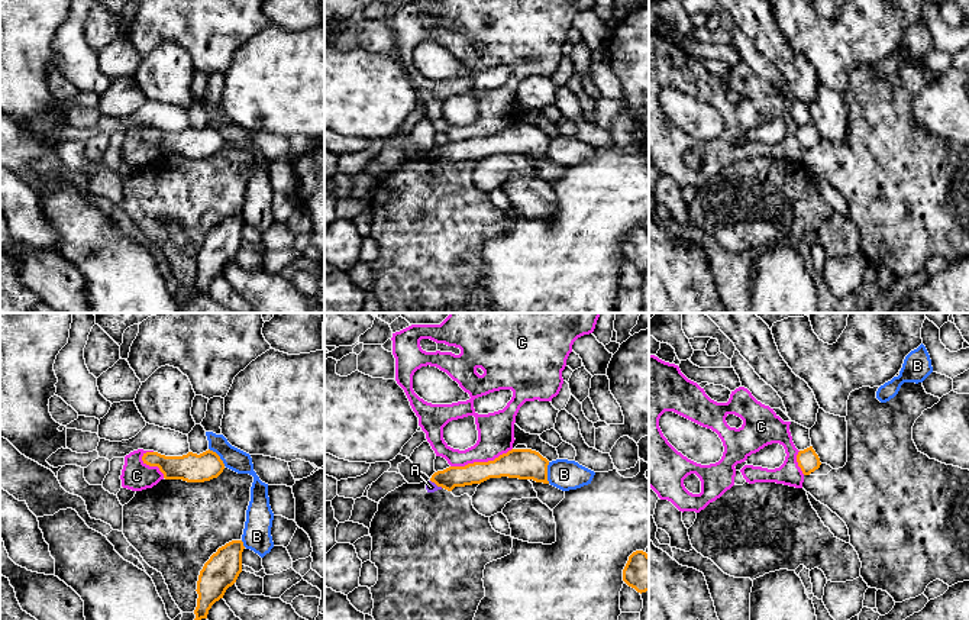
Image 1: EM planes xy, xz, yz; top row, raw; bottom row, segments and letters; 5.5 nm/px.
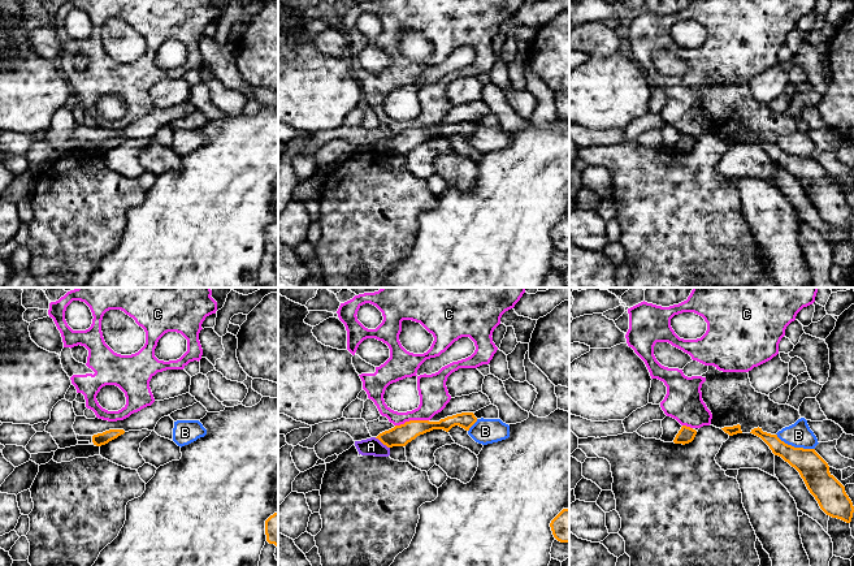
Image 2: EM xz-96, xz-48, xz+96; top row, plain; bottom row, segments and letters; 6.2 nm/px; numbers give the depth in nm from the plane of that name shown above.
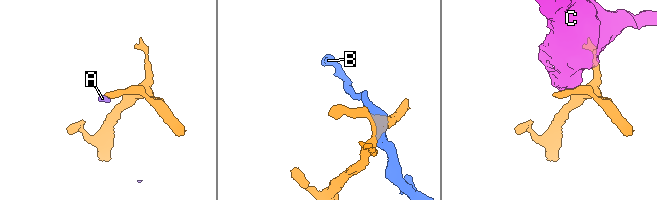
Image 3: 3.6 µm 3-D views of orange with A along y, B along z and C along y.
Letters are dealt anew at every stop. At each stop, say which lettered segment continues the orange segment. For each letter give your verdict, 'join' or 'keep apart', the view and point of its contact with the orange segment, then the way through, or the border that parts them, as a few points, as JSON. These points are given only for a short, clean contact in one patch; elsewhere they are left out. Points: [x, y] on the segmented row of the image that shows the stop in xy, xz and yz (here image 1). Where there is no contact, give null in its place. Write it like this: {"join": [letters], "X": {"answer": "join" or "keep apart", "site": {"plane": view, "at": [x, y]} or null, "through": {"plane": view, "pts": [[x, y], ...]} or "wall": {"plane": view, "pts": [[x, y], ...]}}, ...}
{"join": [], "A": {"answer": "keep apart", "site": {"plane": "xz", "at": [436, 484]}, "wall": {"plane": "xz", "pts": [[430, 480], [442, 487]]}}, "B": {"answer": "keep apart", "site": {"plane": "xz", "at": [546, 472]}}, "C": {"answer": "keep apart", "site": {"plane": "xz", "at": [481, 462]}, "wall": {"plane": "xz", "pts": [[512, 448], [493, 459], [451, 467]]}}}

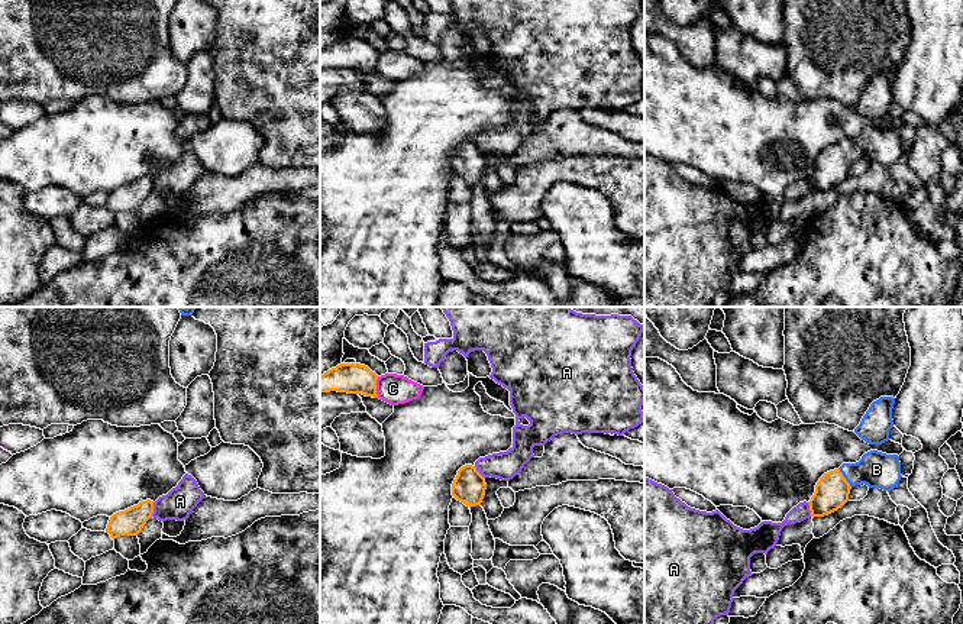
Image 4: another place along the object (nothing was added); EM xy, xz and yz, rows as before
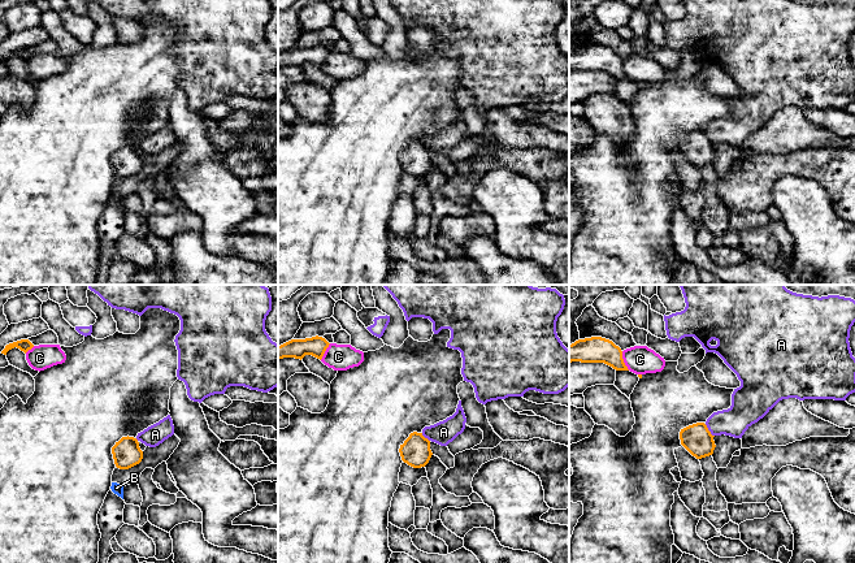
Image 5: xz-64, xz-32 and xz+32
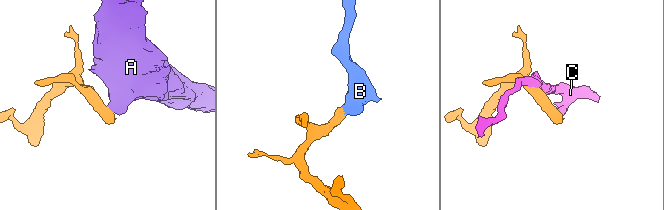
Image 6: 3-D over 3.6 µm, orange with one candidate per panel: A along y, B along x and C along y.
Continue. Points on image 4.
{"join": ["B"], "A": {"answer": "keep apart", "site": {"plane": "xy", "at": [152, 510]}, "wall": {"plane": "xy", "pts": [[154, 503], [151, 516]]}}, "B": {"answer": "join", "site": {"plane": "yz", "at": [844, 478]}, "through": {"plane": "yz", "pts": [[831, 492], [844, 478], [852, 474], [876, 469]]}}, "C": {"answer": "keep apart", "site": {"plane": "xz", "at": [375, 387]}}}

